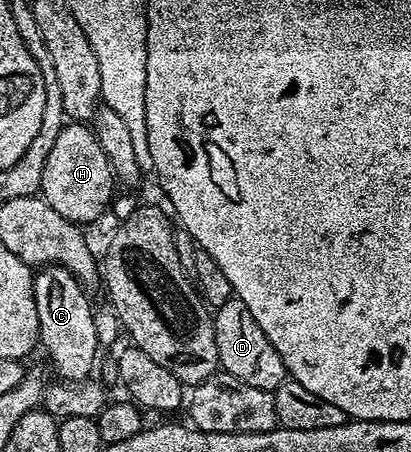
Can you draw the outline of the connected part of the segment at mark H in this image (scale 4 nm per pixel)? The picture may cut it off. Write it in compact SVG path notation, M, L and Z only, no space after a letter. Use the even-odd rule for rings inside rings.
M81 122L66 123L51 146L51 154L47 154L47 162L43 162L40 195L49 203L51 210L63 214L63 218L75 225L86 226L104 214L105 207L113 200L113 188L113 171L92 127Z

